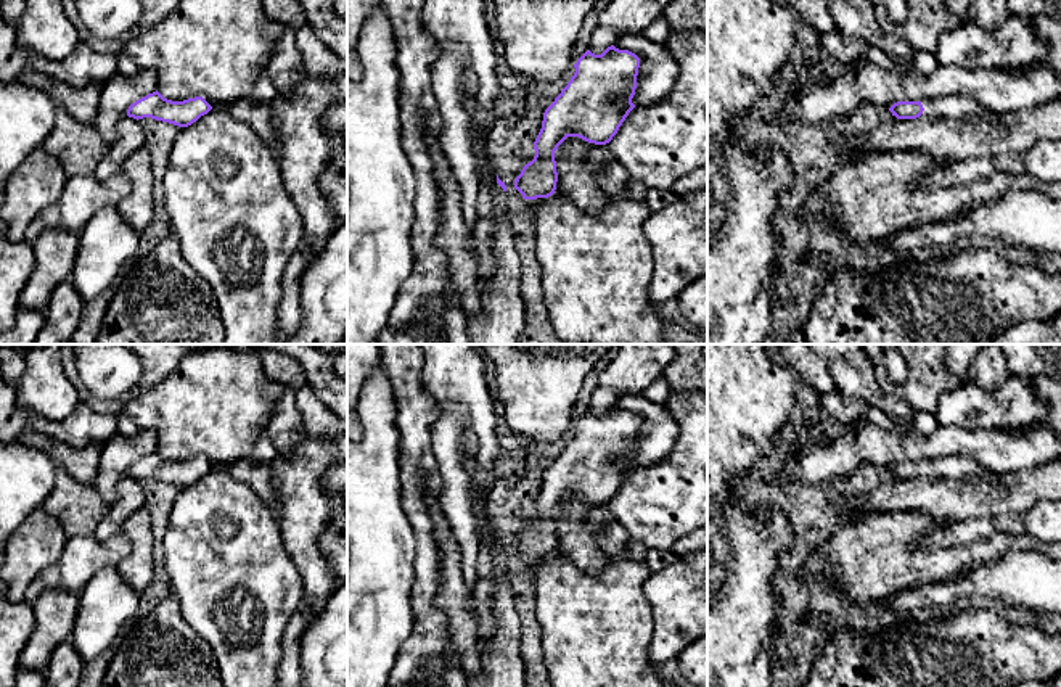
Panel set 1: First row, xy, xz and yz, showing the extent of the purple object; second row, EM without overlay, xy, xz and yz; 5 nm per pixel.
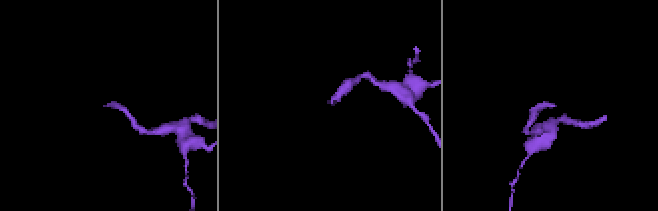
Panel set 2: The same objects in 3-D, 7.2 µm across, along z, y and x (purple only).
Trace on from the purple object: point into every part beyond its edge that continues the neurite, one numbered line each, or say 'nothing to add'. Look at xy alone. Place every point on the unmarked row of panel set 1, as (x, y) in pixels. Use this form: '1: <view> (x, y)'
nothing to add

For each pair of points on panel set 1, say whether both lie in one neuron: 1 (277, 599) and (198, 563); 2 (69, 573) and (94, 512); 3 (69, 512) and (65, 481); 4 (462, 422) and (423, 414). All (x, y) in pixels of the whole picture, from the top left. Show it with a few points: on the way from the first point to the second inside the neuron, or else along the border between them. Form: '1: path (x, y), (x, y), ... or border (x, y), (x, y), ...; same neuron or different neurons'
1: path (258, 588), (241, 583), (222, 563), (217, 563); same neuron
2: border (92, 534), (68, 538); different neurons
3: path (69, 504), (66, 489); same neuron
4: border (421, 382), (438, 411), (431, 430), (436, 456); different neurons

